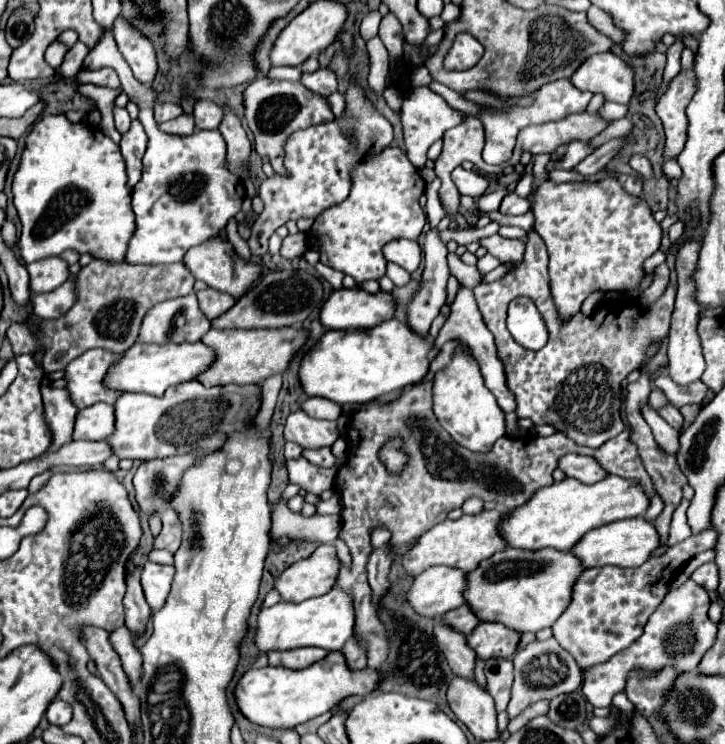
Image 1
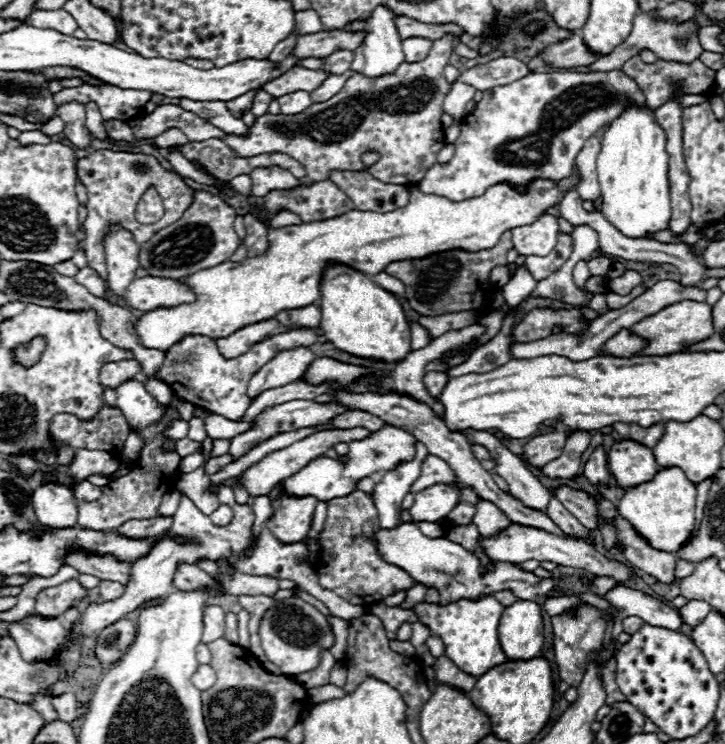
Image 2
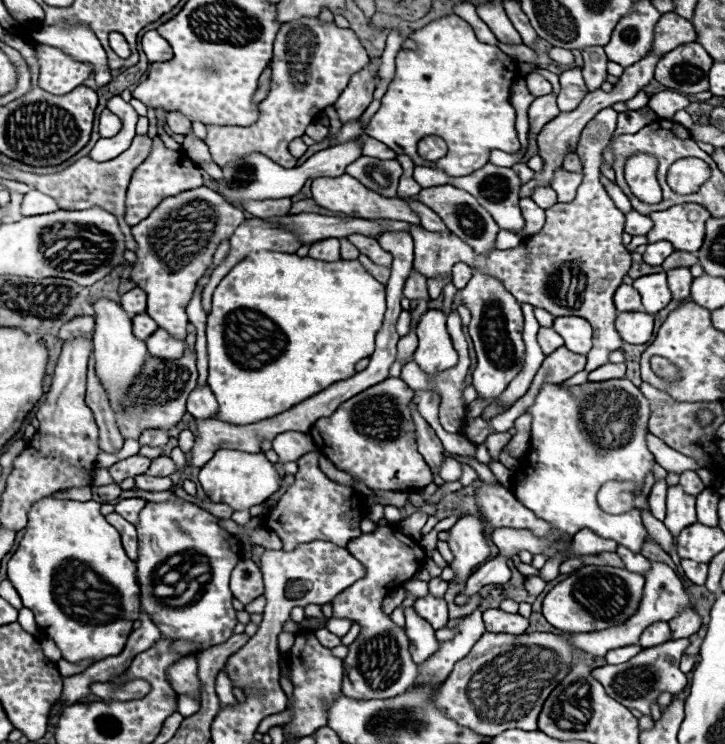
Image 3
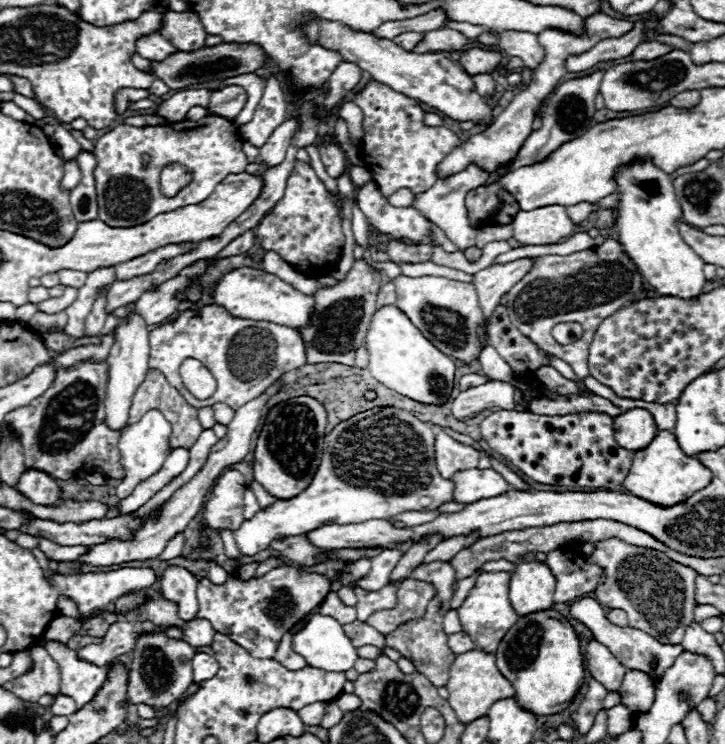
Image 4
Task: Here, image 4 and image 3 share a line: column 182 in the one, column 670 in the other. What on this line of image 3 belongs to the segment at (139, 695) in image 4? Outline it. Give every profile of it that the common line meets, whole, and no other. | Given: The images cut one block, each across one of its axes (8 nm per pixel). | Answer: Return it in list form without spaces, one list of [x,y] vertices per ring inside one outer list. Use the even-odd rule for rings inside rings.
[[[682,638],[682,640],[668,640],[660,646],[644,648],[640,654],[636,654],[636,658],[630,658],[628,662],[624,662],[620,666],[606,664],[602,668],[594,668],[592,676],[604,686],[608,696],[616,698],[626,708],[638,708],[642,714],[650,714],[650,704],[658,698],[660,692],[666,690],[676,696],[684,690],[686,676],[684,676],[684,672],[680,672],[678,664],[680,664],[680,656],[688,648],[688,644],[690,644],[688,638]]]

